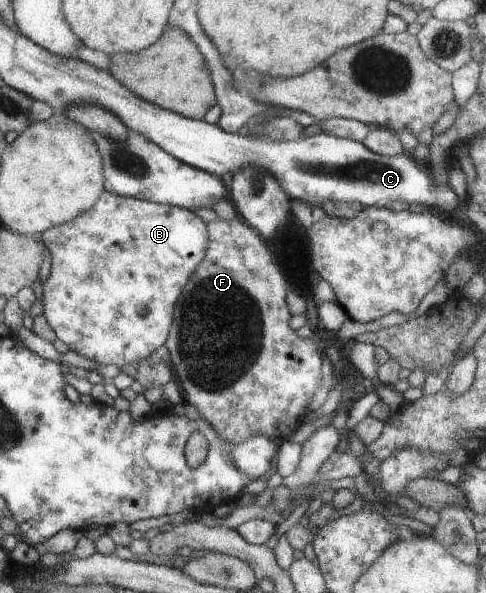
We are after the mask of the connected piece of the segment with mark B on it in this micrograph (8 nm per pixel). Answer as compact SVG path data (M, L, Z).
M103 191L89 210L79 213L75 218L67 222L46 228L41 233L40 240L49 251L49 256L51 256L49 277L42 284L42 315L46 318L55 338L59 339L69 351L91 359L99 365L115 364L120 368L123 364L129 362L138 363L141 359L148 358L153 350L159 348L165 342L175 301L183 285L189 280L191 273L196 269L197 264L201 262L206 253L208 234L205 223L193 211Z

